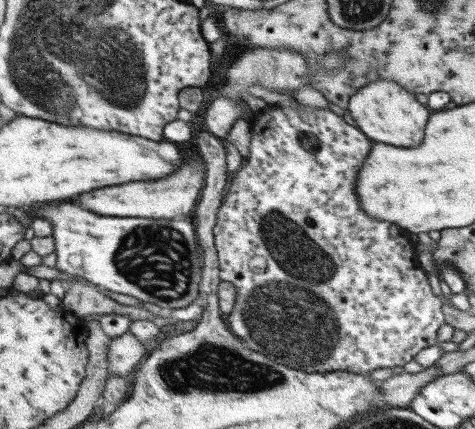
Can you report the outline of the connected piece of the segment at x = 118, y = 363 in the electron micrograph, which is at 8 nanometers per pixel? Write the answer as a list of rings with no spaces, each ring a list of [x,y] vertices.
[[[130,331],[111,339],[107,368],[109,376],[127,377],[136,365],[140,365],[140,360],[146,357],[146,346],[147,343],[140,342]]]

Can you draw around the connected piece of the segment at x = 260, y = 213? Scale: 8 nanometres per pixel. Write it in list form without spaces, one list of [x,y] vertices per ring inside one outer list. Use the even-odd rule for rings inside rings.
[[[297,104],[295,108],[281,108],[272,106],[263,110],[259,114],[251,114],[249,118],[249,127],[251,128],[250,138],[250,157],[247,159],[246,165],[239,168],[231,175],[226,194],[222,199],[220,209],[217,213],[216,224],[213,228],[214,244],[217,250],[217,257],[219,260],[219,277],[224,282],[232,283],[237,290],[237,297],[235,300],[234,310],[229,313],[230,330],[239,337],[243,342],[246,342],[247,347],[254,352],[264,354],[266,358],[277,362],[278,364],[286,365],[290,368],[302,369],[305,373],[313,372],[332,372],[332,371],[348,371],[359,375],[368,375],[373,370],[378,368],[392,368],[394,366],[403,366],[406,362],[410,362],[422,350],[428,346],[438,345],[437,332],[438,329],[445,323],[445,314],[442,310],[443,302],[432,293],[432,287],[428,283],[428,277],[421,268],[417,255],[413,249],[416,246],[415,236],[410,234],[406,229],[400,228],[396,224],[384,222],[384,220],[376,220],[372,216],[366,216],[366,212],[362,210],[360,201],[357,195],[357,176],[364,164],[368,153],[372,151],[373,142],[368,139],[365,134],[354,126],[347,124],[342,117],[334,114],[330,109],[314,109],[305,105]]]

